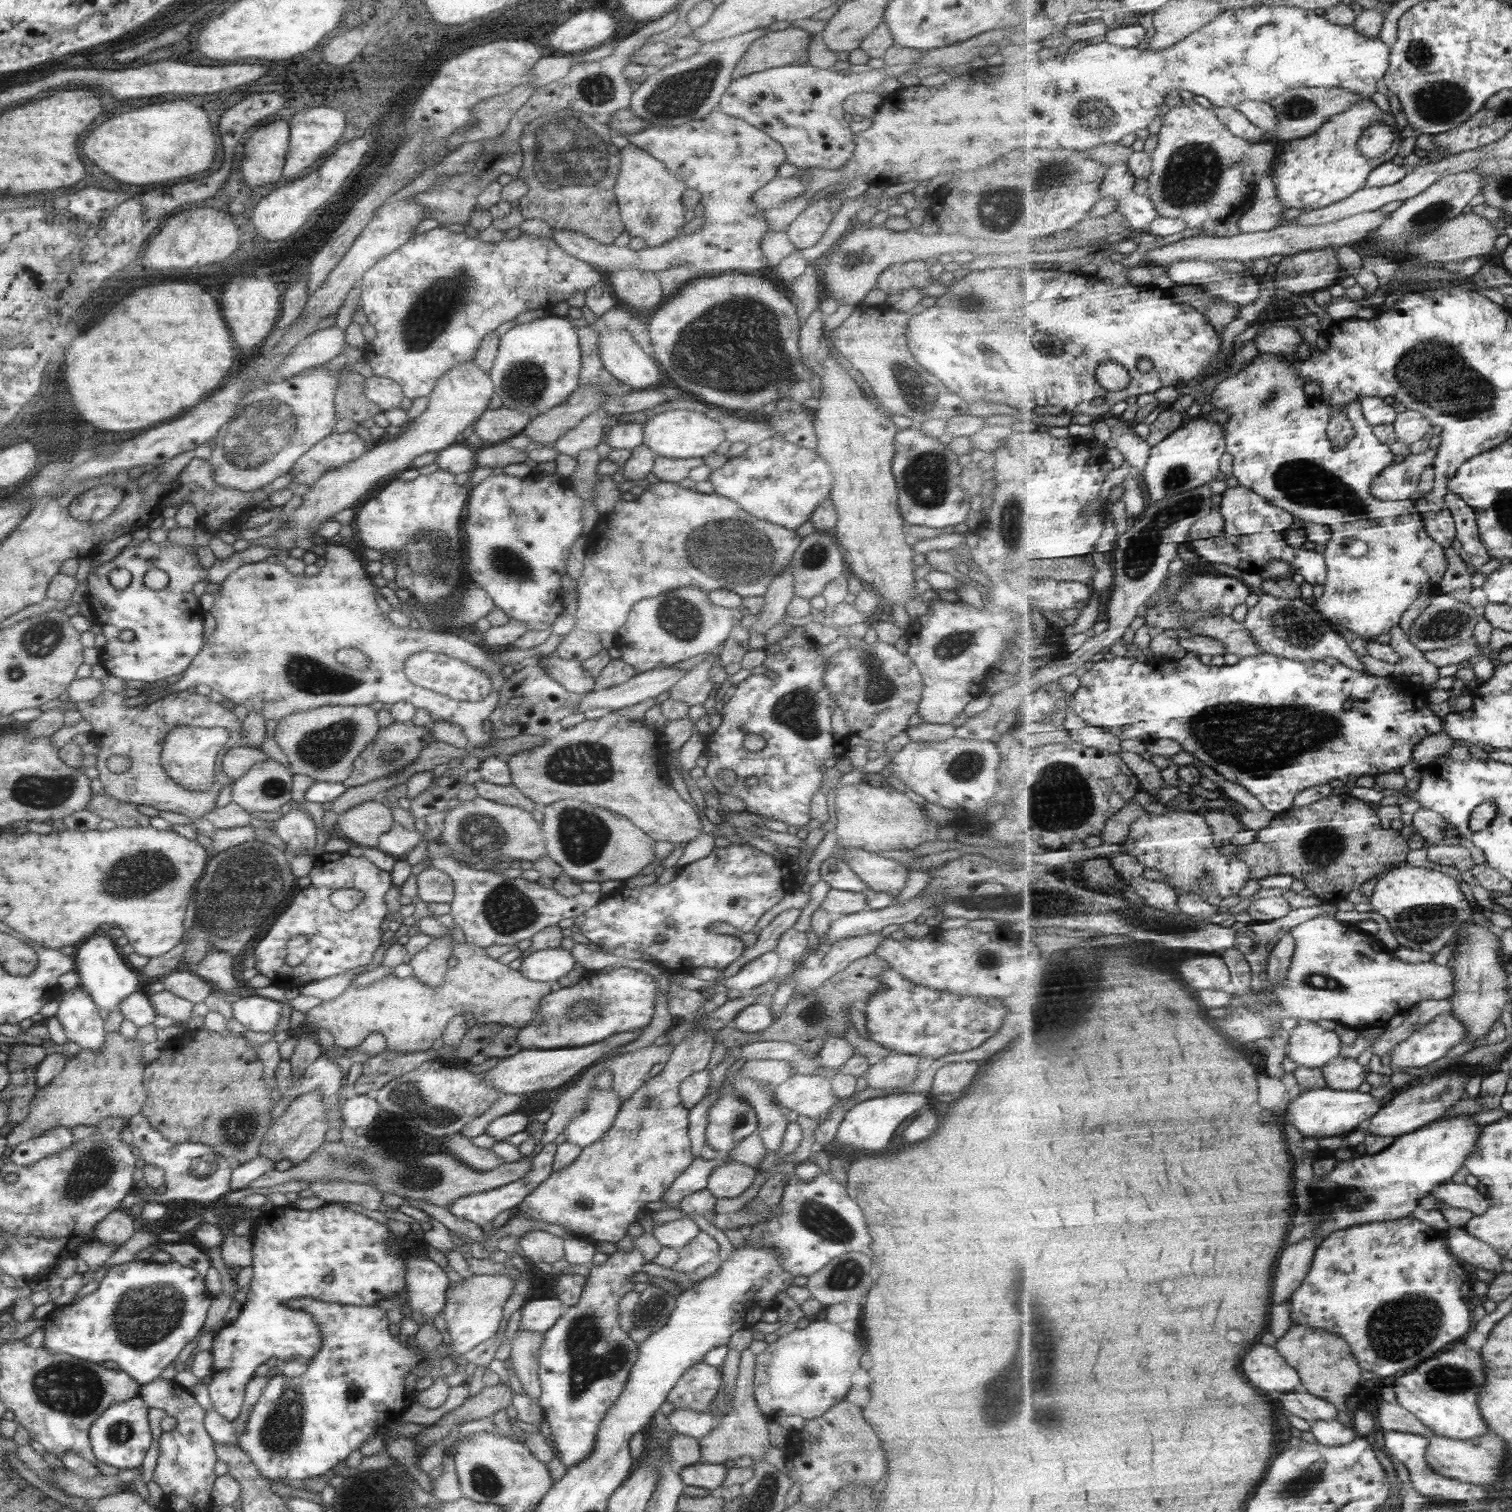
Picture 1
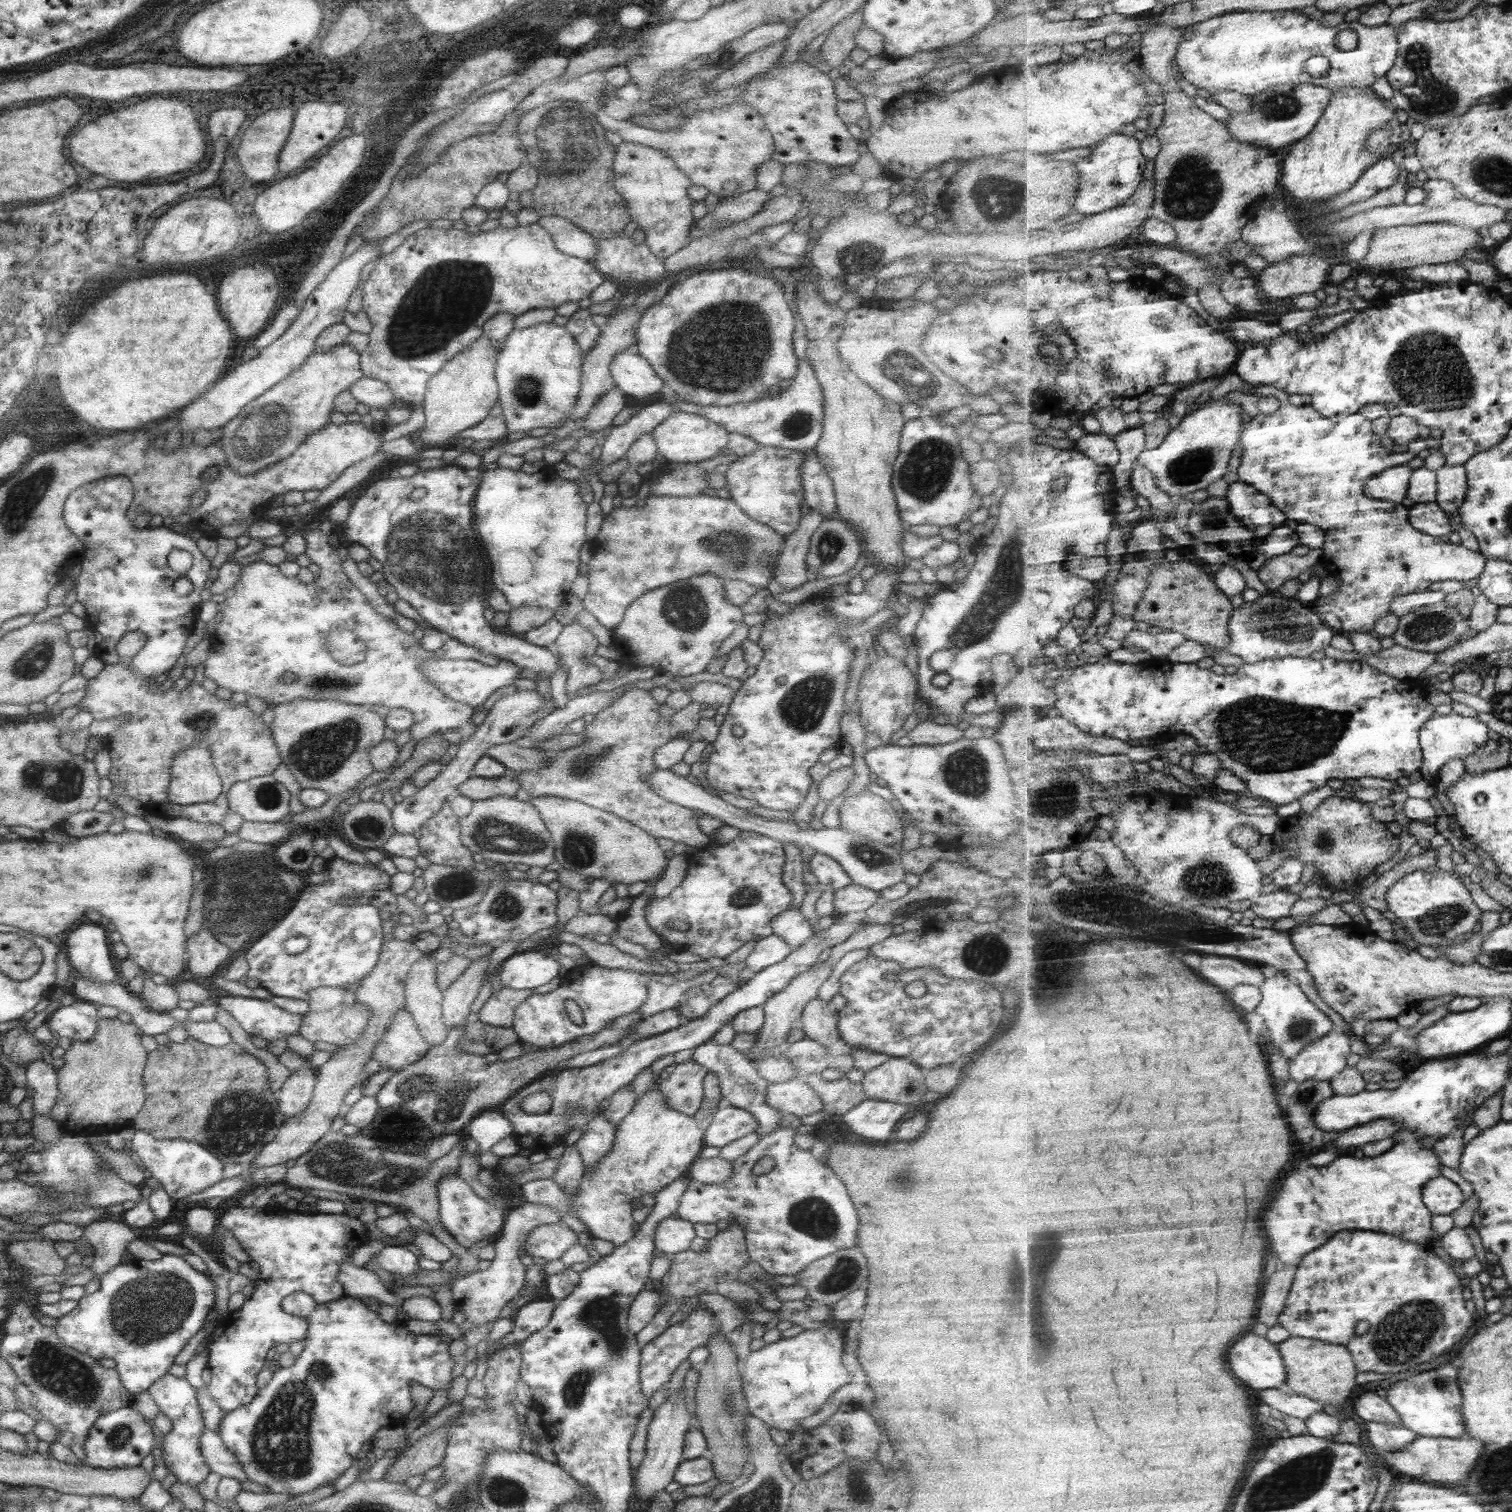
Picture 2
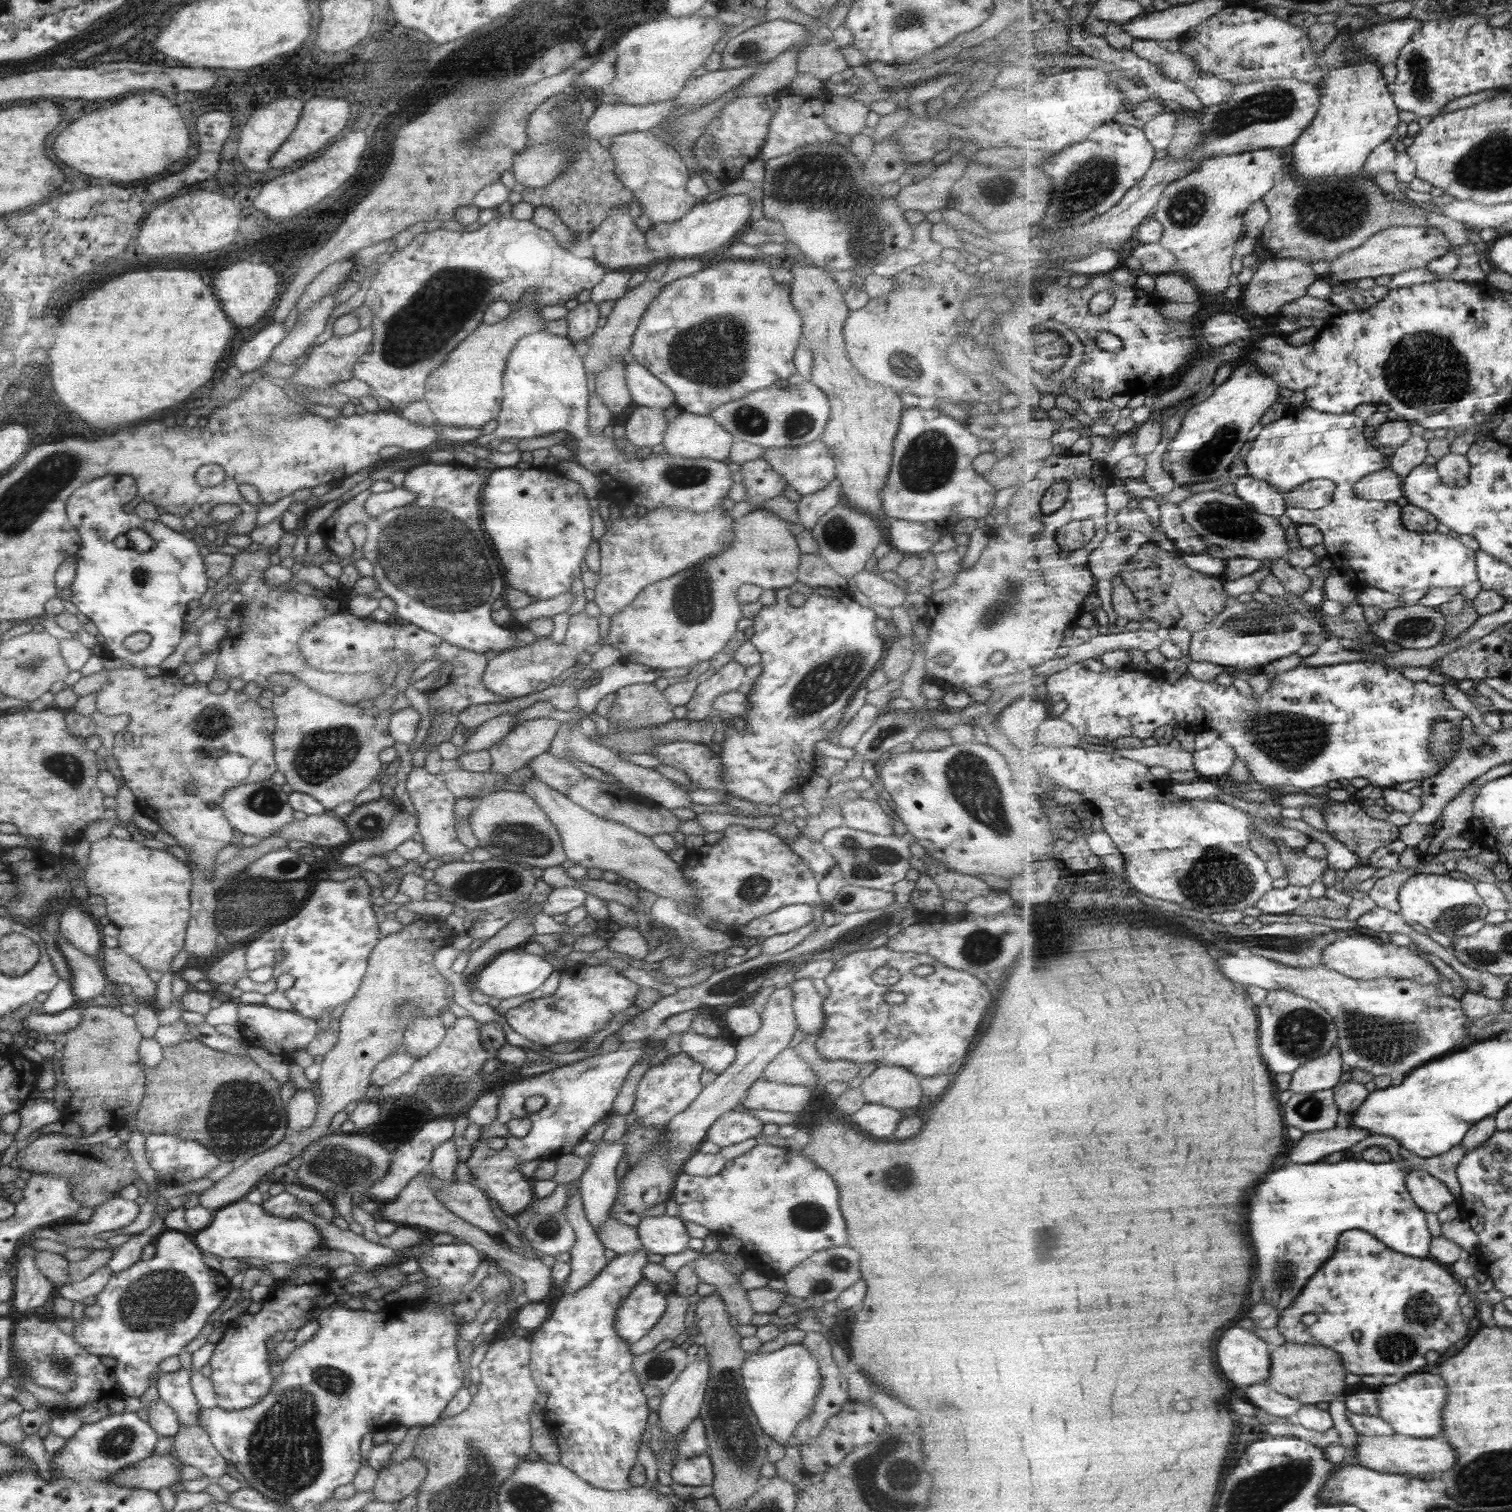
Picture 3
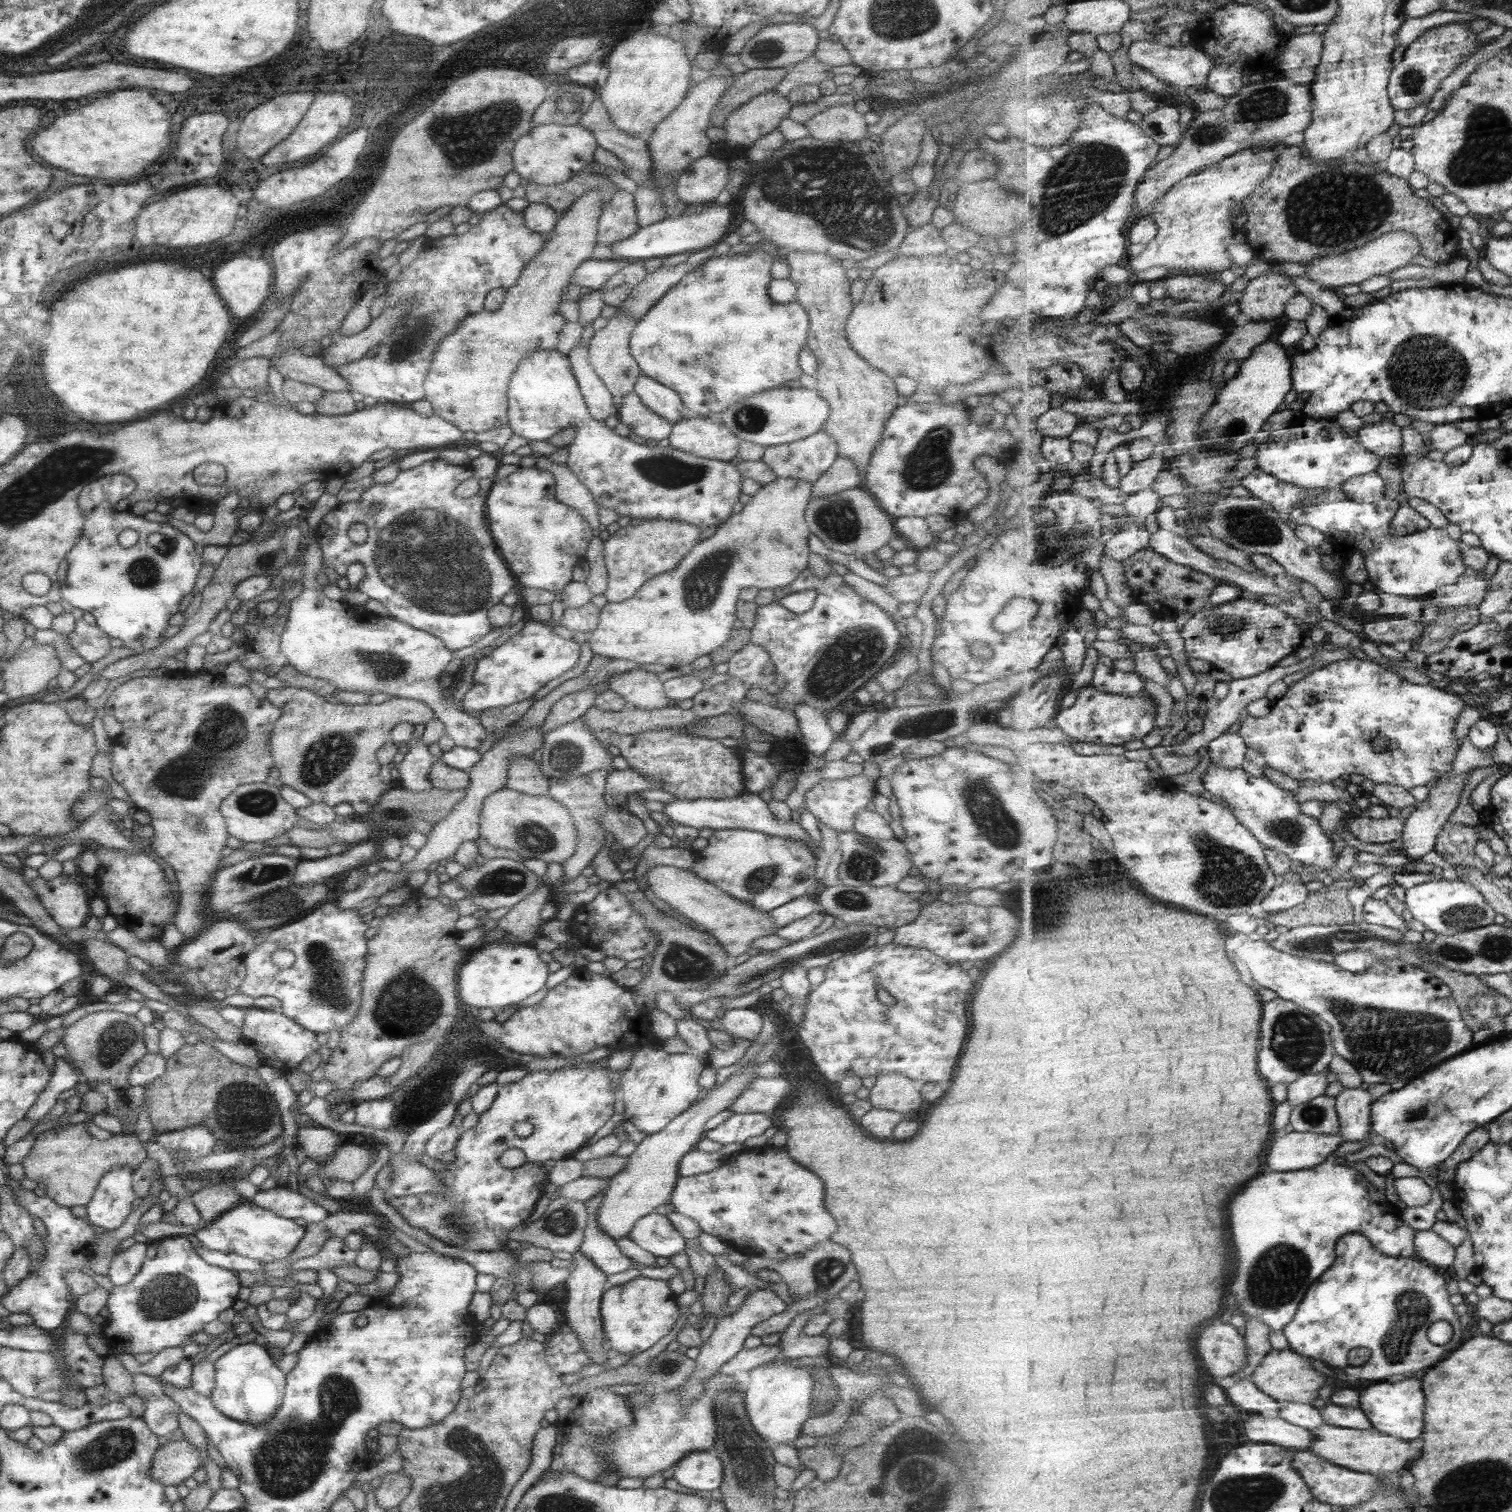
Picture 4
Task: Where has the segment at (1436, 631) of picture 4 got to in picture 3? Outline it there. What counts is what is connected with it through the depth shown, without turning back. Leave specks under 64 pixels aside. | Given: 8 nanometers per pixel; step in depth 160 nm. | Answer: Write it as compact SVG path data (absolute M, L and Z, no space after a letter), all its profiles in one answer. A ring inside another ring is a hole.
M1456 594L1449 602L1443 603L1438 607L1443 611L1447 618L1447 627L1445 627L1445 639L1441 640L1441 645L1447 646L1453 640L1459 638L1463 632L1467 632L1475 622L1481 618L1474 605L1474 599L1469 600L1463 594Z

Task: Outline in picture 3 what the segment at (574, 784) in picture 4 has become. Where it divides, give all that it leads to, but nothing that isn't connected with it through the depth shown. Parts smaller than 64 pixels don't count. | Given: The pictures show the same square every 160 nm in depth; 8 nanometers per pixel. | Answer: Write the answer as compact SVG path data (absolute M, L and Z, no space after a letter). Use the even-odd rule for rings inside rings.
M547 751L535 756L526 766L531 769L532 777L563 796L569 783L586 777L572 764L553 758Z

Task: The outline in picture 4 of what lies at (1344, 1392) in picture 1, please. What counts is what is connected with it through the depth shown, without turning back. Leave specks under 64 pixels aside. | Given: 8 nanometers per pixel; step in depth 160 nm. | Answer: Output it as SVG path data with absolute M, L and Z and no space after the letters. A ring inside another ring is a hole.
M1271 1348L1254 1370L1252 1381L1279 1402L1313 1404L1313 1400L1319 1398L1319 1390L1326 1384L1330 1384L1332 1379L1315 1370L1309 1359L1310 1357L1299 1354L1291 1348L1285 1350Z

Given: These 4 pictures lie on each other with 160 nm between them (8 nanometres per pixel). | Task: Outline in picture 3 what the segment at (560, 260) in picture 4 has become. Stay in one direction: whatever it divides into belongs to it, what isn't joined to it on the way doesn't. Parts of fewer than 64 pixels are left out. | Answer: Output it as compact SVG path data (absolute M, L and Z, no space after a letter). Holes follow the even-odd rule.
M526 290L507 318L495 324L483 324L468 334L446 354L445 360L425 379L424 401L436 424L457 428L481 429L485 422L496 418L502 401L502 376L509 351L522 336L546 330L540 318L541 308L535 305L532 290Z

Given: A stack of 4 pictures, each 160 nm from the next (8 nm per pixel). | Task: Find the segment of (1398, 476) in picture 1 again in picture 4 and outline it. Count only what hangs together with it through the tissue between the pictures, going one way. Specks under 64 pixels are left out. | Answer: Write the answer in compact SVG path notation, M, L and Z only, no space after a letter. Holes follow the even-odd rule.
M1377 471L1350 478L1343 484L1343 490L1349 500L1363 503L1383 503L1387 482Z

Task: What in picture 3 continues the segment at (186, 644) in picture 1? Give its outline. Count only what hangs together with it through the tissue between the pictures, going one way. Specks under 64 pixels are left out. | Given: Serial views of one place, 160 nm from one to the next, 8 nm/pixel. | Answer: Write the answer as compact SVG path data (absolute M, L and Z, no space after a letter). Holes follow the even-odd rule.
M107 474L76 488L66 500L64 509L67 522L79 535L79 550L76 555L75 576L68 586L71 590L70 602L77 607L89 622L97 629L98 644L101 645L103 658L117 659L122 663L127 662L137 669L148 666L159 667L179 643L179 639L185 632L183 615L187 610L187 604L191 600L197 600L207 590L205 582L207 575L204 571L203 557L197 551L198 544L195 540L186 538L183 532L173 531L160 523L159 520L139 519L134 513L125 513L121 507L133 499L136 495L136 486L133 478L127 474ZM138 528L155 541L155 546L143 554L117 548L113 545L113 538L124 535L127 530ZM143 632L150 636L150 644L139 652L131 653L123 649L123 639L127 636Z

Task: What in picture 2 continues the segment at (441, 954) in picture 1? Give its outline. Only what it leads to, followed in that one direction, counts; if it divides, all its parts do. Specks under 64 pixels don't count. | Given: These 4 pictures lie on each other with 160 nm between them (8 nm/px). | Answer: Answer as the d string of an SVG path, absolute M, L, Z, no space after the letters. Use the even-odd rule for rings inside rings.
M433 952L426 953L409 967L404 979L404 1008L411 1015L421 1038L429 1046L441 1044L447 1034L447 1028L441 1020L443 990L435 983L435 966Z

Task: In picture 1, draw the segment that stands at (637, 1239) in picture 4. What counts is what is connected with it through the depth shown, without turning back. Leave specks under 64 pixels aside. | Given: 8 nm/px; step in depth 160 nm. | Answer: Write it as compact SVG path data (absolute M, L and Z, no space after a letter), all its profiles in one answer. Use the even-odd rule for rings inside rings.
M688 1217L677 1218L653 1227L653 1238L663 1248L677 1251L689 1244L700 1230Z

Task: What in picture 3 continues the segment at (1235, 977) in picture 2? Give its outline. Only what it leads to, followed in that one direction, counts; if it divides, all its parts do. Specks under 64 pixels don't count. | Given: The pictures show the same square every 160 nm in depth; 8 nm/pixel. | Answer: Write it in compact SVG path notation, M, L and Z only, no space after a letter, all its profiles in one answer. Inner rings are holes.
M1227 954L1219 957L1221 972L1231 978L1231 970L1249 970L1249 984L1269 991L1290 990L1319 1003L1333 1017L1338 1028L1338 1044L1345 1064L1361 1068L1376 1077L1393 1074L1393 1086L1399 1086L1416 1068L1449 1054L1455 1048L1467 1046L1468 1028L1473 1022L1463 1008L1461 999L1439 993L1439 986L1419 984L1406 978L1377 978L1357 980L1321 966L1291 968L1270 957L1238 957Z

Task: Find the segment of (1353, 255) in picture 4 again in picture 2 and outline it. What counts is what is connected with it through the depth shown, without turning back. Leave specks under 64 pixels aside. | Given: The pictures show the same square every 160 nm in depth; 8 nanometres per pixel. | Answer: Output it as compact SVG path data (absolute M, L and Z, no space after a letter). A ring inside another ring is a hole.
M1427 222L1419 226L1395 226L1377 230L1370 240L1369 253L1353 264L1355 273L1379 272L1379 270L1403 270L1424 264L1447 264L1459 258L1469 257L1473 250L1481 248L1481 236L1476 228Z

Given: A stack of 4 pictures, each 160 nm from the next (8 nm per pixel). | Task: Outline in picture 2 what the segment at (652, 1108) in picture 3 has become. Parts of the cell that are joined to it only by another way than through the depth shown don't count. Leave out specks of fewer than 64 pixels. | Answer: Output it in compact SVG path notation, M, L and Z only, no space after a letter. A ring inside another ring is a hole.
M688 1059L663 1068L649 1087L655 1087L667 1108L692 1116L703 1100L702 1080L706 1070Z

